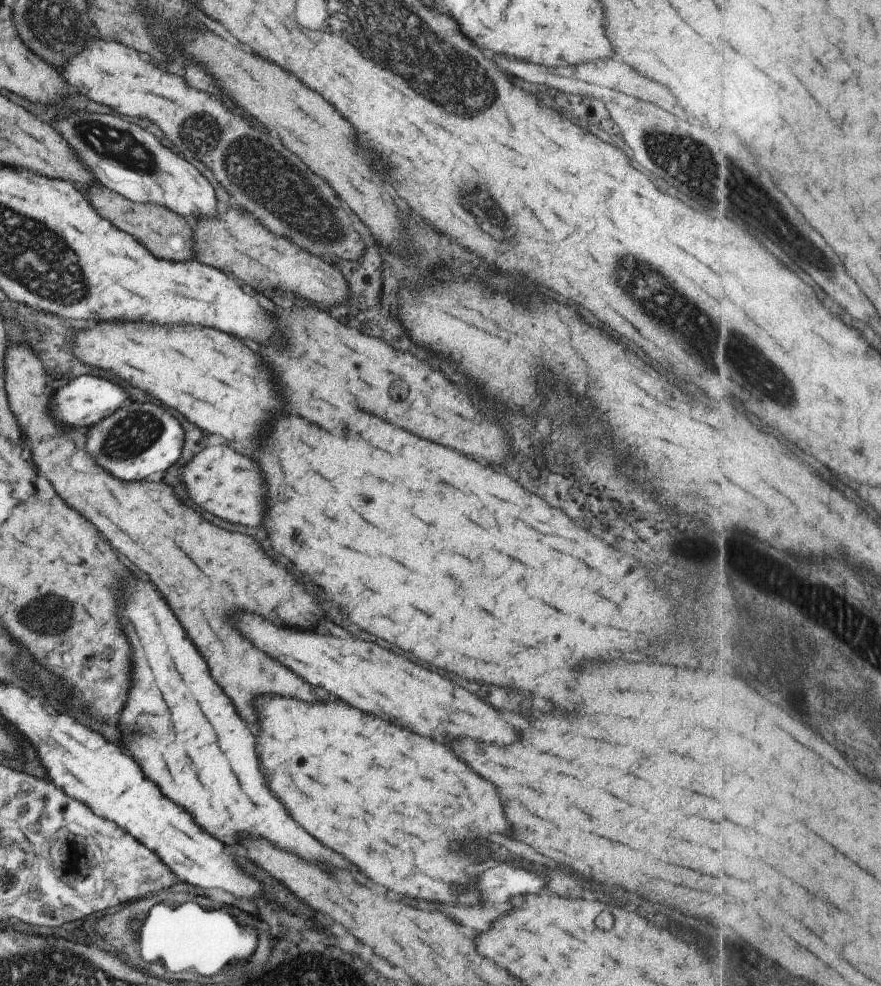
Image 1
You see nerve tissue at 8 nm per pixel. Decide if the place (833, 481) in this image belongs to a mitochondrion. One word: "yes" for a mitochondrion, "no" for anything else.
no

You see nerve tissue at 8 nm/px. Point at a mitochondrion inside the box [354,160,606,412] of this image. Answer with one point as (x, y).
(488, 208)

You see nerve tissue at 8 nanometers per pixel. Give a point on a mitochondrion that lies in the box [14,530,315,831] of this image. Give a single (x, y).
(53, 624)

